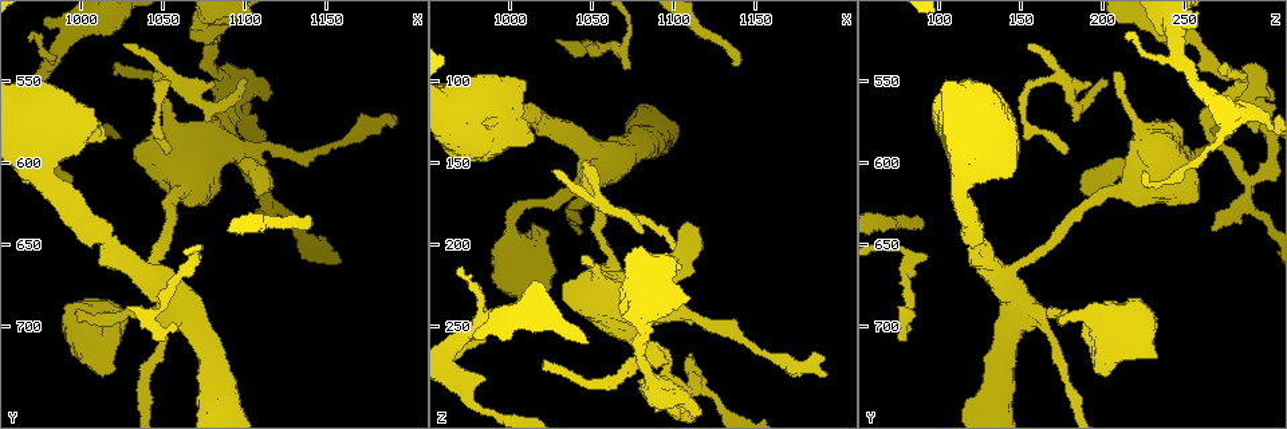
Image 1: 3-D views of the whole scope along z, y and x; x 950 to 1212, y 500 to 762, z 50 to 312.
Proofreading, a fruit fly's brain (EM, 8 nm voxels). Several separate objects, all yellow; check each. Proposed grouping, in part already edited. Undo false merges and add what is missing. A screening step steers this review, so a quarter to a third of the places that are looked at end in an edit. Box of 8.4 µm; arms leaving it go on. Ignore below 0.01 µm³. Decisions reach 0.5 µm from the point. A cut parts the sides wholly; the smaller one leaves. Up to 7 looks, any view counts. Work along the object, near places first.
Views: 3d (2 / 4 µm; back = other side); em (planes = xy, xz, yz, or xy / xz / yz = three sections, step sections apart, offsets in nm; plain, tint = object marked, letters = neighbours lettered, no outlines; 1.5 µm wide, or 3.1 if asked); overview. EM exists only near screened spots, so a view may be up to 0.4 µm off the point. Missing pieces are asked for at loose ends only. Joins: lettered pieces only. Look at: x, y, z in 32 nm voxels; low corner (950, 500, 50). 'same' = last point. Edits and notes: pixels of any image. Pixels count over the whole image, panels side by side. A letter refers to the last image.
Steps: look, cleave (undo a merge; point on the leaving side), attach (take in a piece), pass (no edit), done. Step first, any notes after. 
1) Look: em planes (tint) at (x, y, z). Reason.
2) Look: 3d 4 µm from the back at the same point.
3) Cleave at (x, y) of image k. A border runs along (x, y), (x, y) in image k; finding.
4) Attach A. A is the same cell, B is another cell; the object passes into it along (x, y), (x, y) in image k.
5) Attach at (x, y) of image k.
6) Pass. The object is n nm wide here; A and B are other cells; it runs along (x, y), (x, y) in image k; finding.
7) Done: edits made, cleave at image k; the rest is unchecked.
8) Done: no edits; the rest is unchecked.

Look: 3d 4 µm at (1046, 542, 208). Free end.

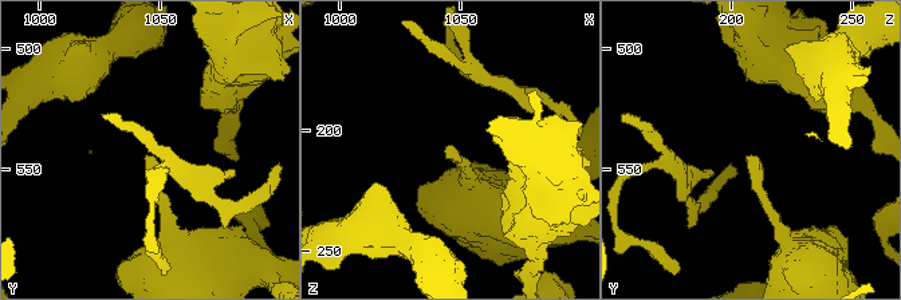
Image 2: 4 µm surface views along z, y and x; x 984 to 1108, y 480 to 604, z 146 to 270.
Look: em yz step 4 (letters) at (1044, 544, 206). Shape alone is not enough.

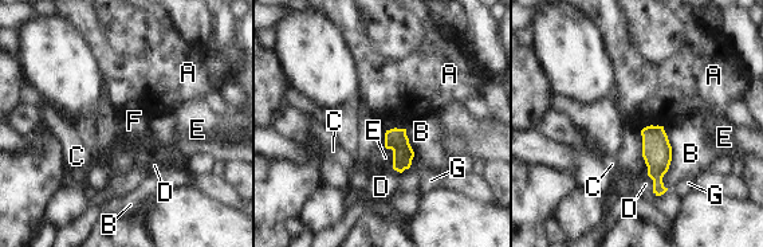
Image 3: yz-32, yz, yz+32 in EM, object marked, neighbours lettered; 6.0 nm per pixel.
Pass. The object is 140 nm wide here; the longest contact is with B, 380 nm; A, B, C, D, E, F and G are other cells; no lettered piece goes on from it.

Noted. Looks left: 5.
Look: em xy step 8 (tint) at (970, 524, 216). Free end.

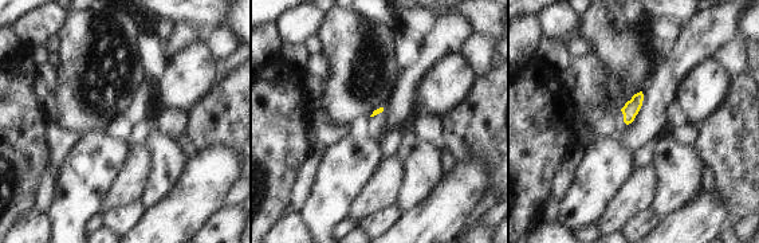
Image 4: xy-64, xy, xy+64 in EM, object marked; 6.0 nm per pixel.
Look: em planes (letters) at the same point. Another direction.

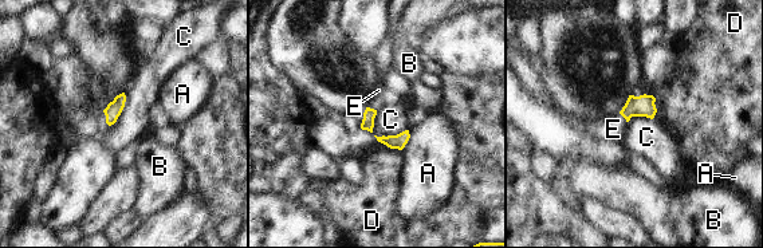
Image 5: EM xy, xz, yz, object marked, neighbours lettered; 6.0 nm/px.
Attach E. E is the same cell, A, B, C and D are other cells; the object passes into it along (368, 122), (372, 109), (376, 102) in image 5; it goes on there.

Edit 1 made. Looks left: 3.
Look: overview.

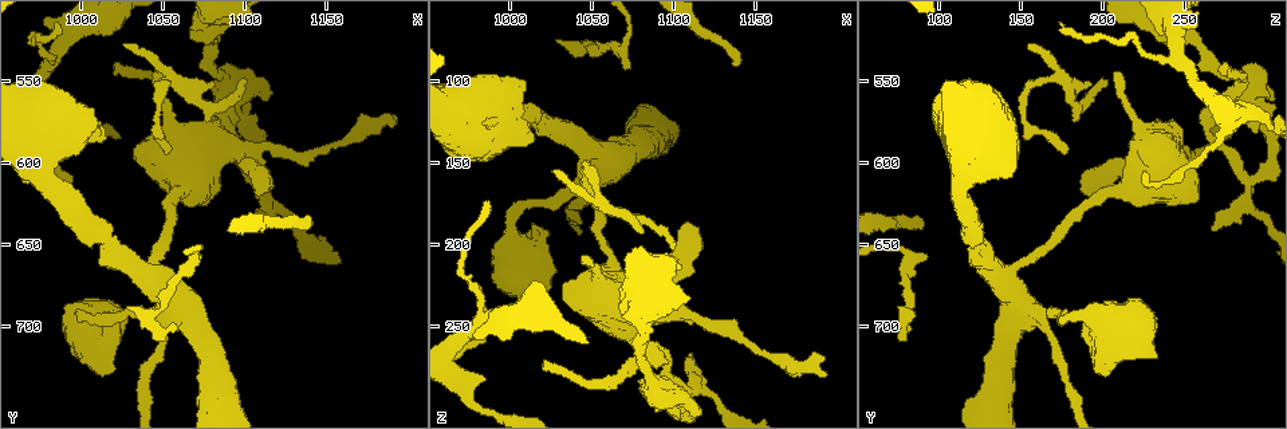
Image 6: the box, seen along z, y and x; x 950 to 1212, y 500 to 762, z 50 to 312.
Look: em planes (letters) at (1072, 656, 94). Thin end.

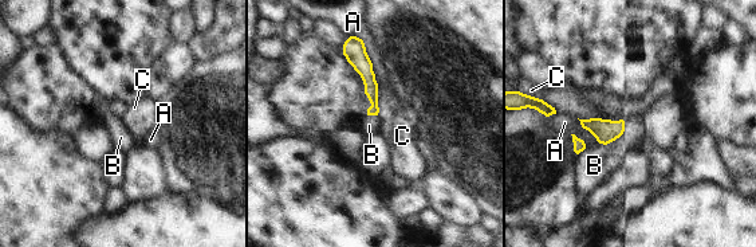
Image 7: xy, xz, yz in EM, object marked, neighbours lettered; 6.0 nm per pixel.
Pass. A, B and C are other cells; a border runs along (625, 121), (618, 137), (599, 144) in image 7; no lettered piece goes on from it.

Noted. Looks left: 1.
Done: edits made, attach at image 5; the rest is unchecked.

